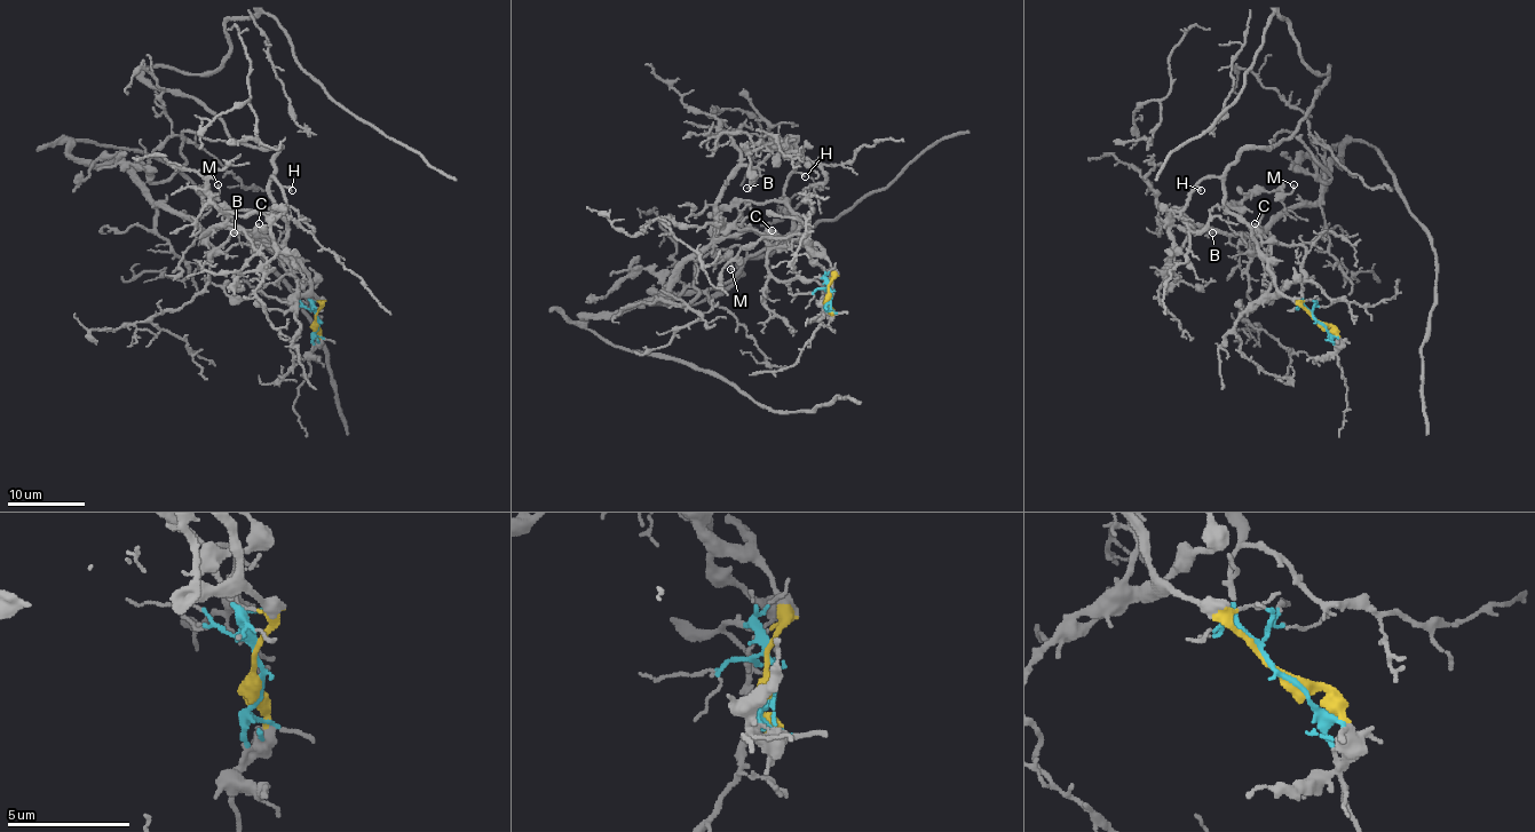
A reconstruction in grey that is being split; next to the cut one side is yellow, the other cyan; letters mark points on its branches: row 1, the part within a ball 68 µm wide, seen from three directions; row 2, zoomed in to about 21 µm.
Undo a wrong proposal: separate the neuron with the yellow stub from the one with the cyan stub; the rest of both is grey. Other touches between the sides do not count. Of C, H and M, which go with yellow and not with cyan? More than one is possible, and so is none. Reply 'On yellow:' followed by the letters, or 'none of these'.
On yellow: C, H, M

